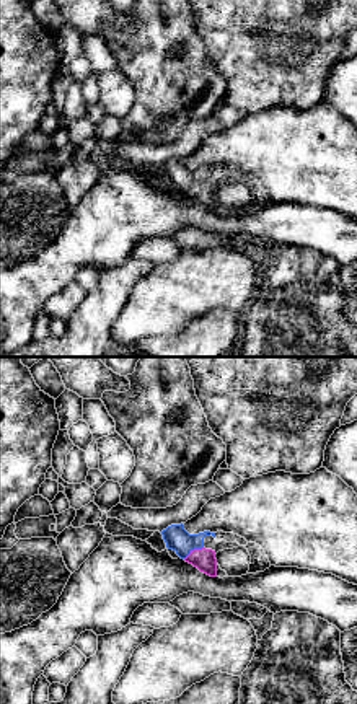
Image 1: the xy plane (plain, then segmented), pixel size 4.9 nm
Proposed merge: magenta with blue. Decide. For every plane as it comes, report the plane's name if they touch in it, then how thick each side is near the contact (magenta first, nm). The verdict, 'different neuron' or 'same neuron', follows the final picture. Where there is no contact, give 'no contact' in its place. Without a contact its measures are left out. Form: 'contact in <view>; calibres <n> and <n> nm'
contact in xy; calibres 110 and 120 nm

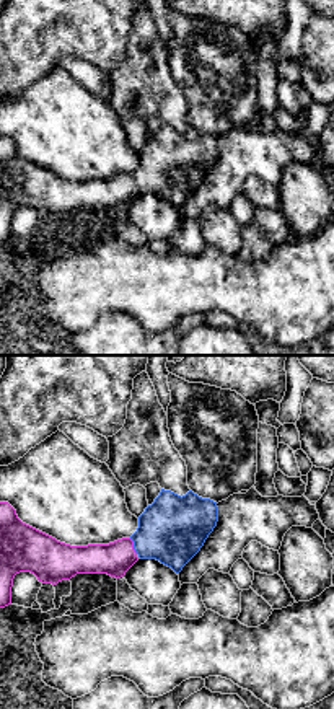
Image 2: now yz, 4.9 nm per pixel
contact in yz; calibres 160 and 320 nm

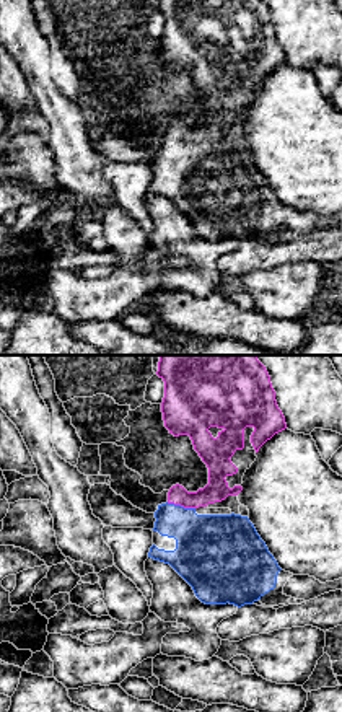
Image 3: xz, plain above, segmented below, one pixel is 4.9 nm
contact in xz; calibres 120 and 340 nm

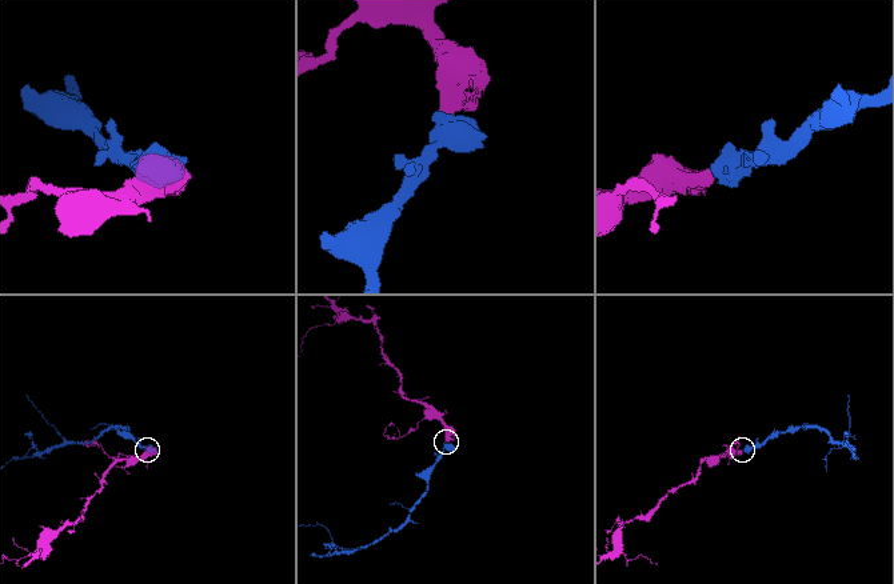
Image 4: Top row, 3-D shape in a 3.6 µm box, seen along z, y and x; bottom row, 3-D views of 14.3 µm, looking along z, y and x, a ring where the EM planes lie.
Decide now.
same neuron

